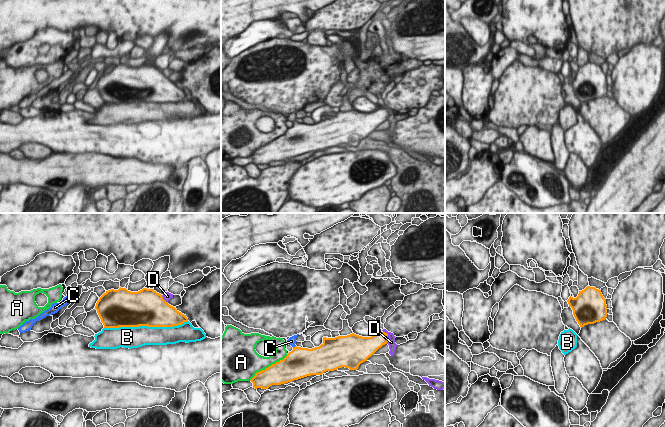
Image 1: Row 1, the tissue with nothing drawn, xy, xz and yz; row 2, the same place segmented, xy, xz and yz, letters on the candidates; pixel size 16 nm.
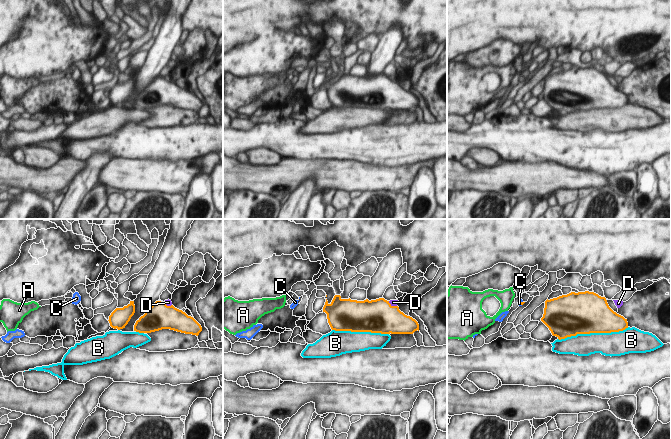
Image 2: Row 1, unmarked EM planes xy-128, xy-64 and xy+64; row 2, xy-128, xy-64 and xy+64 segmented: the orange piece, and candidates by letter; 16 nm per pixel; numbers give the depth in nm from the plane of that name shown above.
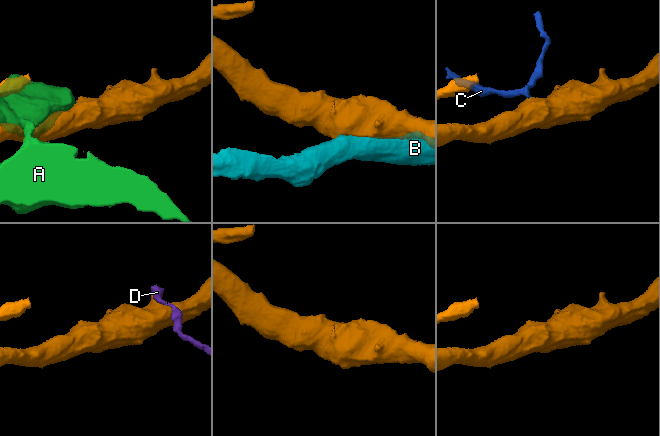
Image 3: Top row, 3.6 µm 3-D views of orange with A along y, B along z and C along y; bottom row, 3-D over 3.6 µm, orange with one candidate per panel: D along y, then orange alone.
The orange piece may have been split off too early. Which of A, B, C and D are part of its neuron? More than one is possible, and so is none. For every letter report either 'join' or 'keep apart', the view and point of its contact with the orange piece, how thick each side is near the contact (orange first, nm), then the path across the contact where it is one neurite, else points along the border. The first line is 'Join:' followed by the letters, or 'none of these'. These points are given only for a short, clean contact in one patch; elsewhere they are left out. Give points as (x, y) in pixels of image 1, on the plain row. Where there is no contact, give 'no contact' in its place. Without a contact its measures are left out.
Join: C
A: keep apart | xz (269, 142) | 360/300 nm
B: keep apart | xy (145, 101) | 500/340 nm
C: join | xz (294, 123) | 440/130 nm | across xz (300, 137), (294, 123), (291, 117)
D: keep apart | xz (387, 113) | 240/130 nm

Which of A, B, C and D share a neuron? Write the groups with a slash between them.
A / B / C / D

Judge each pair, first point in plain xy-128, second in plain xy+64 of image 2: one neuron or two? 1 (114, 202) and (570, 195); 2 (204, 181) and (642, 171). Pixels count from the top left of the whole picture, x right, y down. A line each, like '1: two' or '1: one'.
1: one
2: one

